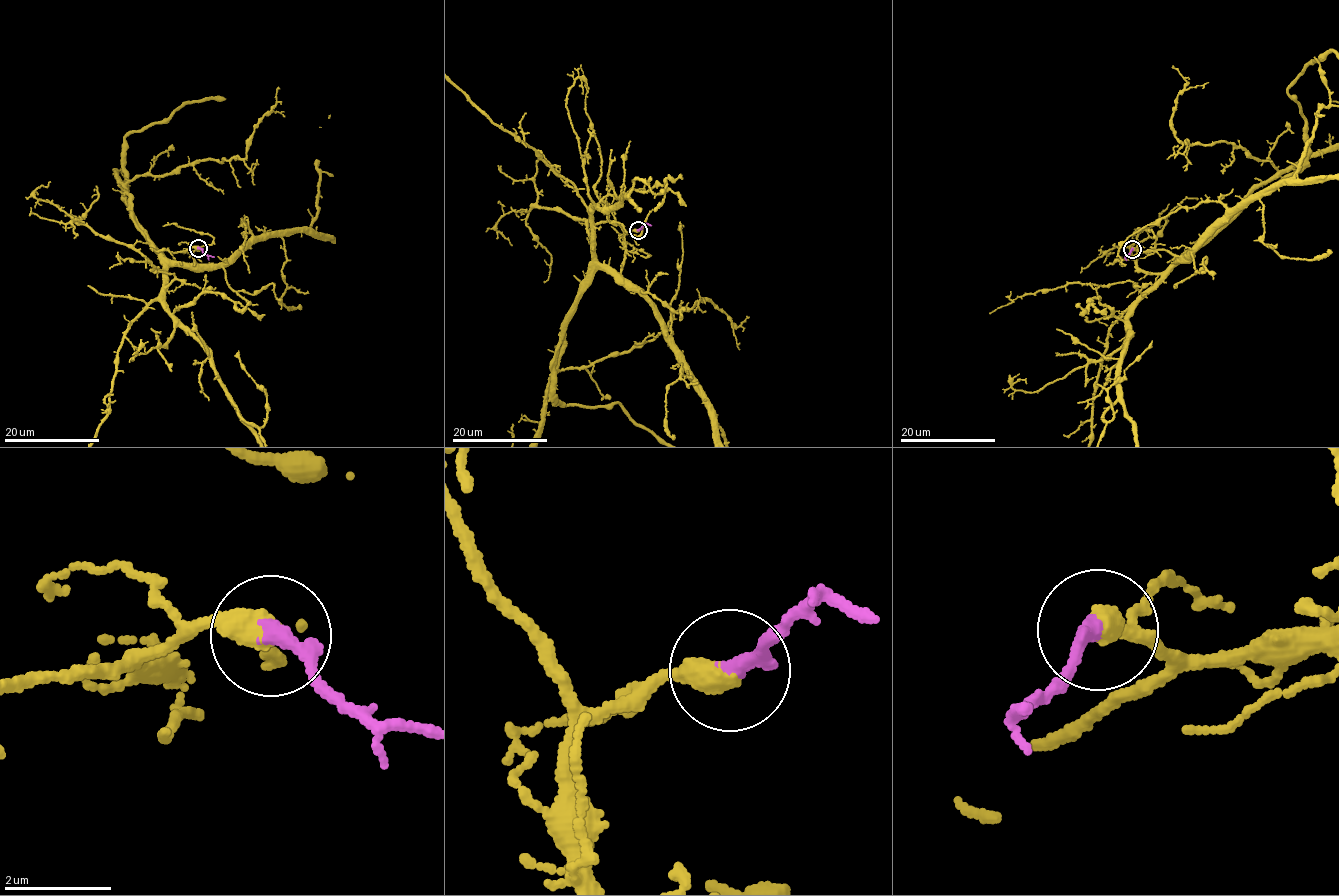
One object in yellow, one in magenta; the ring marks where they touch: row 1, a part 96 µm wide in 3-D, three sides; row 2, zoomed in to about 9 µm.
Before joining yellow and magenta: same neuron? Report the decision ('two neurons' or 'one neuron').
one neuron

